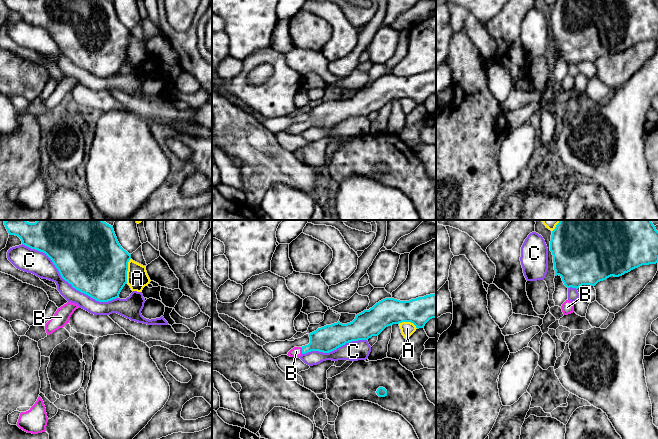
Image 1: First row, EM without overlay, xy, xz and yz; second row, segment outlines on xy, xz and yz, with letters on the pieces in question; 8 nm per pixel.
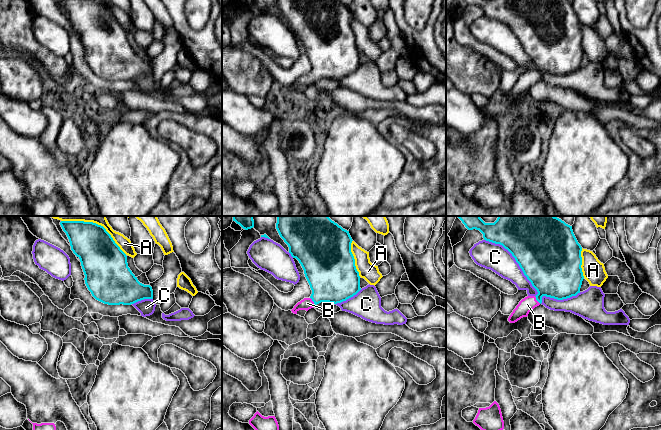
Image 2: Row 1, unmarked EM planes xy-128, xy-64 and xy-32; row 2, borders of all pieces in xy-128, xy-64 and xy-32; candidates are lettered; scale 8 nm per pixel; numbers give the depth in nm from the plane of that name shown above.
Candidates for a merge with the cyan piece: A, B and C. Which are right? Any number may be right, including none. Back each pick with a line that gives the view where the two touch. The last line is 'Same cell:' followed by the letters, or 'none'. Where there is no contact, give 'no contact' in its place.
B: meets cyan in xz
Same cell: B

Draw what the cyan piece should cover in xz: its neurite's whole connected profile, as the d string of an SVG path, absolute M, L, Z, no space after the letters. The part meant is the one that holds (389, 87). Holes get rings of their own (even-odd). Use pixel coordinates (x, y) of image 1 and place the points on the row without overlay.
M436 70L409 77L385 74L369 86L357 90L350 99L342 100L338 97L318 104L309 110L308 121L294 123L287 131L299 133L311 127L329 129L346 119L378 112L386 103L393 100L411 98L419 105L432 94L436 94Z

